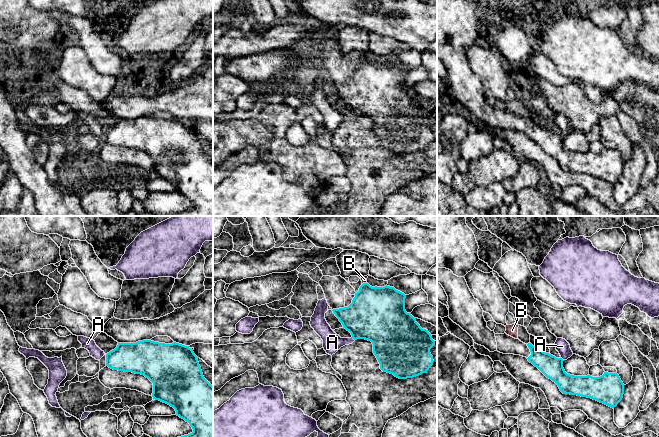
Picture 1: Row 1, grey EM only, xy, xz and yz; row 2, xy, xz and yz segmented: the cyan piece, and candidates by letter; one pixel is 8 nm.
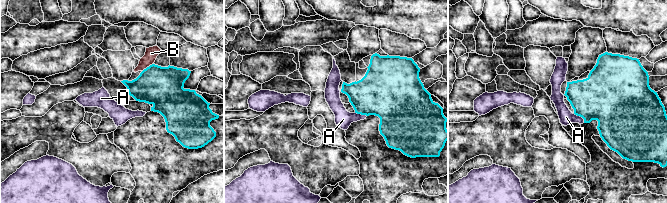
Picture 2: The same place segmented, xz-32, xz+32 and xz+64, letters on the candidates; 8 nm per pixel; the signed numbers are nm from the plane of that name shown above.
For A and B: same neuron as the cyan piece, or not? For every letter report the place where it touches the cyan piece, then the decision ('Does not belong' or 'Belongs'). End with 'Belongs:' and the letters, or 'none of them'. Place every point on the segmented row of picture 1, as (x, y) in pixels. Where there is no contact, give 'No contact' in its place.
A: Touches cyan at xz (353, 338). Does not belong
B: Touches cyan at xz (364, 283). Does not belong
Belongs: none of them

